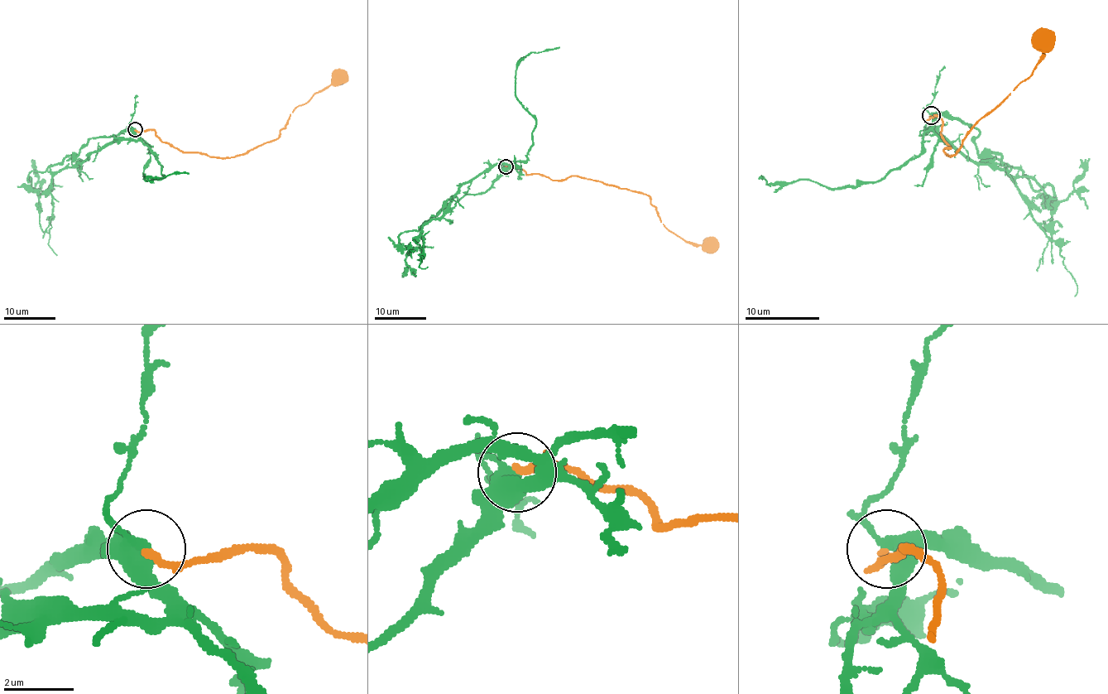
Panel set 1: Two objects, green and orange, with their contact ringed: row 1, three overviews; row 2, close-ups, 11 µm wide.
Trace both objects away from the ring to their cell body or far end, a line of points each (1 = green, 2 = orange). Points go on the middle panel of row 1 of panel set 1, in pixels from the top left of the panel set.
1: (506, 167), (487, 189), (459, 200), (448, 198), (446, 211), (423, 225), (423, 255), (419, 267), (428, 267)
2: (506, 167), (515, 166), (526, 175), (539, 174), (554, 180), (580, 176), (647, 195), (669, 230), (708, 248)

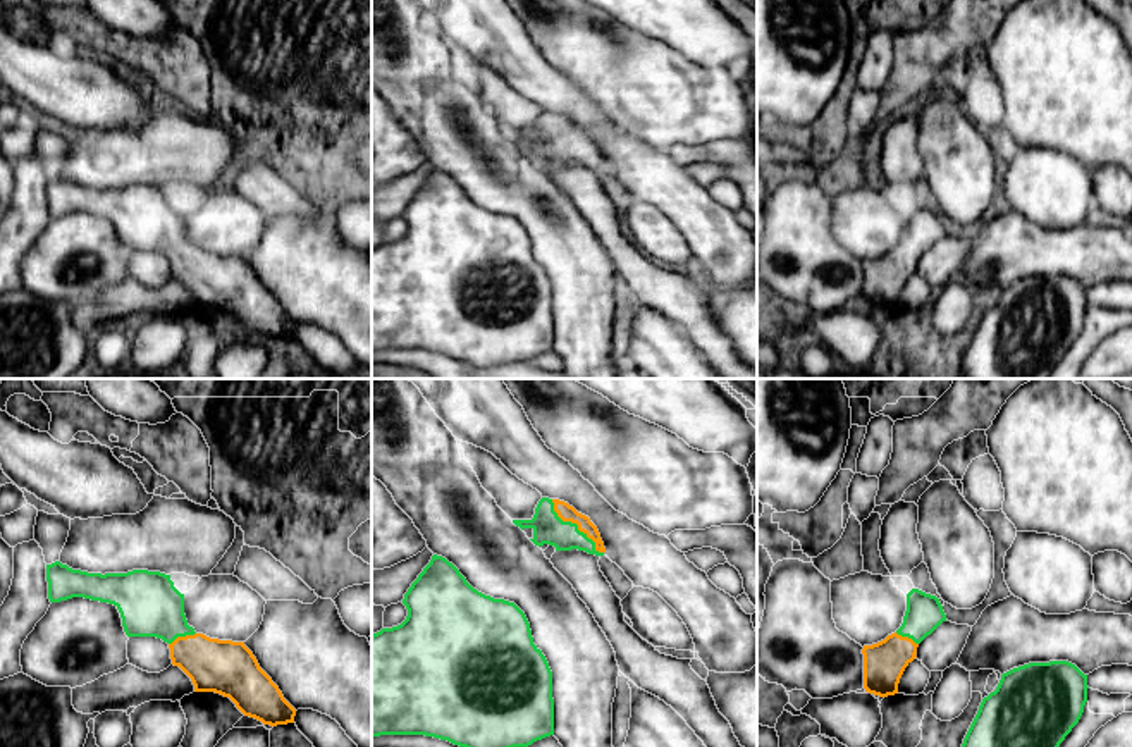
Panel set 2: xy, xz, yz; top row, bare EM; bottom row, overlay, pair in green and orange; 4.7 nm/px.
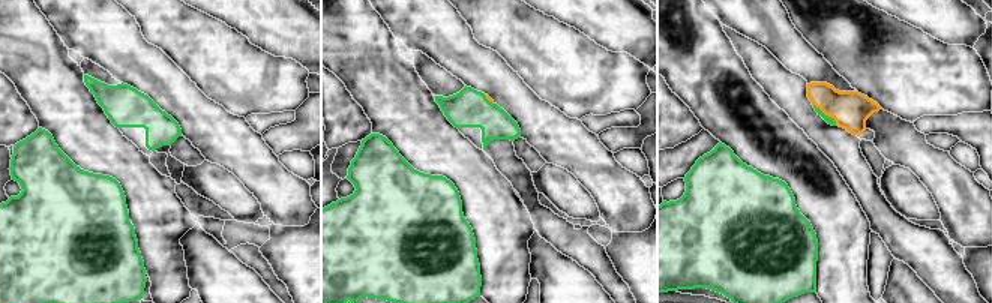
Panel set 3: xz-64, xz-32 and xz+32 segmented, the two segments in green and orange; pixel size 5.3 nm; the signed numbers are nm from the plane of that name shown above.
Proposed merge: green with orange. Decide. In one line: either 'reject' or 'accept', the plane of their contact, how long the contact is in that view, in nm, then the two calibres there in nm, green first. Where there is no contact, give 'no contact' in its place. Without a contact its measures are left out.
accept; meets green in xz; contact 360 nm long; 140 nm thick on the green side, 80 nm on the other

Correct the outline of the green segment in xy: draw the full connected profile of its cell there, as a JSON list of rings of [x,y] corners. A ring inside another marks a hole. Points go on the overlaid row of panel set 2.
[[[60,561],[46,565],[48,599],[60,602],[72,597],[114,604],[122,618],[127,637],[157,637],[169,644],[170,659],[193,682],[194,692],[215,692],[229,697],[236,707],[263,725],[277,726],[294,723],[296,709],[284,699],[279,687],[260,668],[244,642],[210,639],[196,633],[184,614],[184,594],[181,594],[170,575],[148,570],[127,573],[88,573],[72,570]]]

